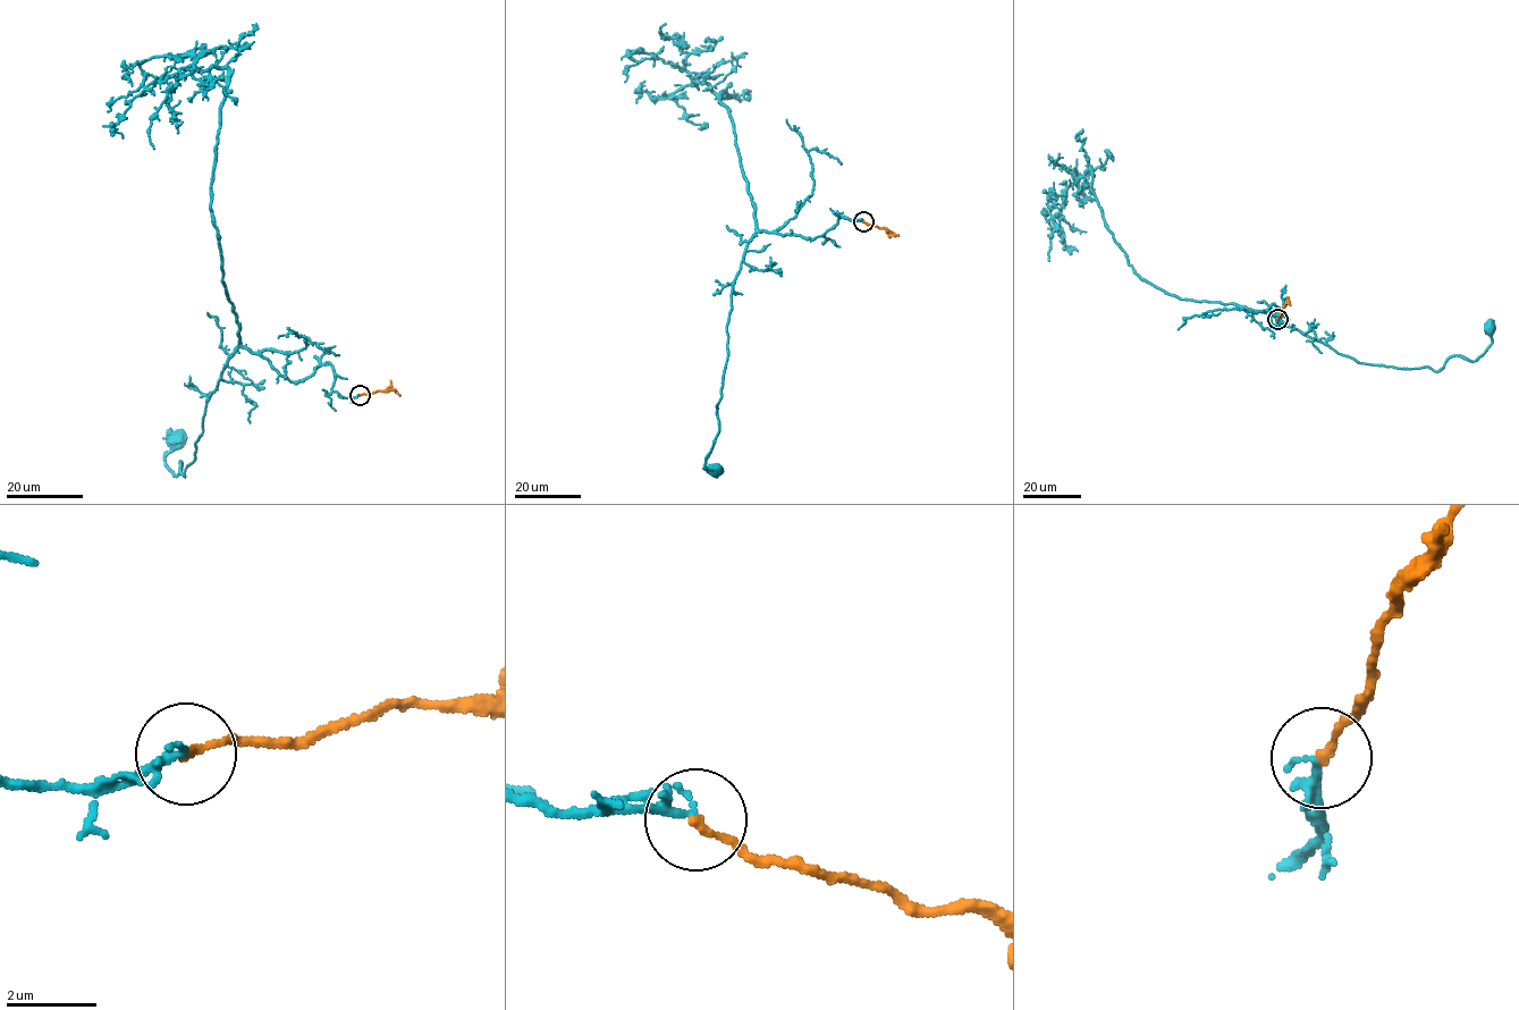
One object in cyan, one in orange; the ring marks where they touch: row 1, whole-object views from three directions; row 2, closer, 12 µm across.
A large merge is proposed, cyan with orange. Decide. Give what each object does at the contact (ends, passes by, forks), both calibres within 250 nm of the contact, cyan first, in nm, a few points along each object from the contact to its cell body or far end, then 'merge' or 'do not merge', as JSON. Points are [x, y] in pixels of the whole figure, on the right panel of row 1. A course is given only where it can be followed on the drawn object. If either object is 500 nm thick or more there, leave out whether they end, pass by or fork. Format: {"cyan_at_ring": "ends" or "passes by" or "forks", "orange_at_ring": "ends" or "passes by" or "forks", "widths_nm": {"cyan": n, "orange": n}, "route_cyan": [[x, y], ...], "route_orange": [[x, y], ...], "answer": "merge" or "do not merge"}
{"cyan_at_ring": "ends", "orange_at_ring": "ends", "widths_nm": {"cyan": 200, "orange": 180}, "route_cyan": [[1277, 318], [1272, 304], [1288, 327], [1360, 363], [1435, 371], [1450, 356], [1484, 353], [1490, 326]], "route_orange": [[1277, 318], [1285, 304], [1290, 304]], "answer": "merge"}

